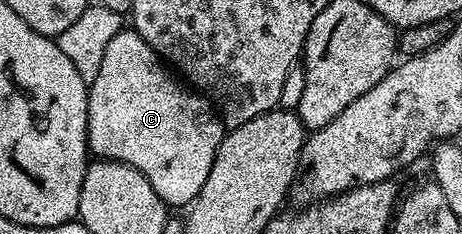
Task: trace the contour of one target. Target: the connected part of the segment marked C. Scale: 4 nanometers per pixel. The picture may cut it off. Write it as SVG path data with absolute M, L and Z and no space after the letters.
M121 27L118 35L114 35L114 39L110 39L109 45L106 46L106 55L102 55L102 67L98 67L98 75L88 86L88 148L97 158L126 163L130 167L142 171L142 175L146 175L150 187L154 187L154 191L163 199L165 206L188 207L202 190L202 185L214 164L216 152L224 139L226 130L212 102L203 93L193 91L187 84L181 83L179 80L176 82L175 79L177 80L170 72L169 66L152 50L150 43L146 43L146 39L142 39L142 35L138 35L131 27Z

